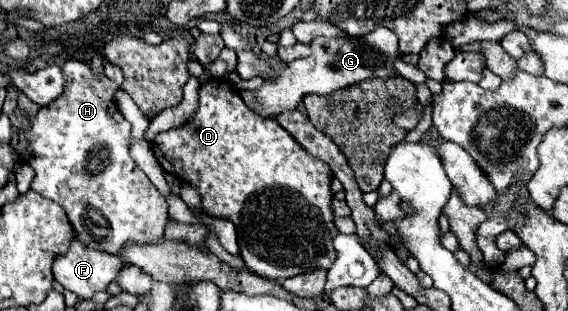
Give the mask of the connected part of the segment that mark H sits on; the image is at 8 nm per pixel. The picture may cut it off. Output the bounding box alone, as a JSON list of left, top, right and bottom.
[16,60,168,254]

